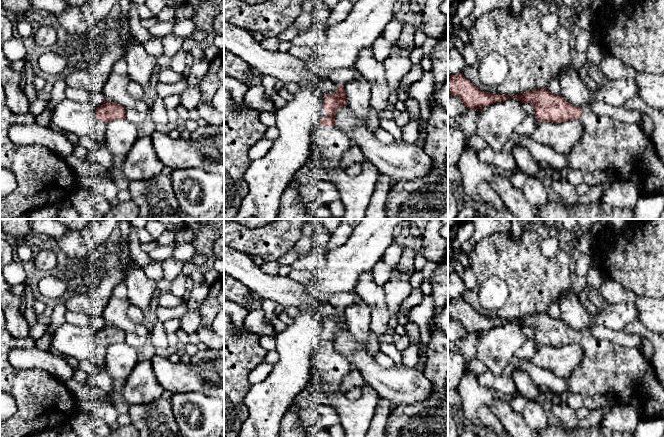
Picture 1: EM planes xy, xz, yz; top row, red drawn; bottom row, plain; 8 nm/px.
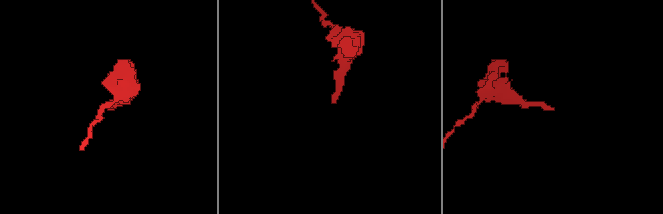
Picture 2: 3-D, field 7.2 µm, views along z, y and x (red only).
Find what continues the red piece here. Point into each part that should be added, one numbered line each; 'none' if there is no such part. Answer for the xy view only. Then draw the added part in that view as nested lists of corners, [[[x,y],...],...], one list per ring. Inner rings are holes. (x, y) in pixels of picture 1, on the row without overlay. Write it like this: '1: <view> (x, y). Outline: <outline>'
1: xy (98, 357). Outline: [[[97,344],[93,354],[90,357],[90,361],[95,364],[101,371],[105,369],[105,357],[106,357],[106,347]]]

